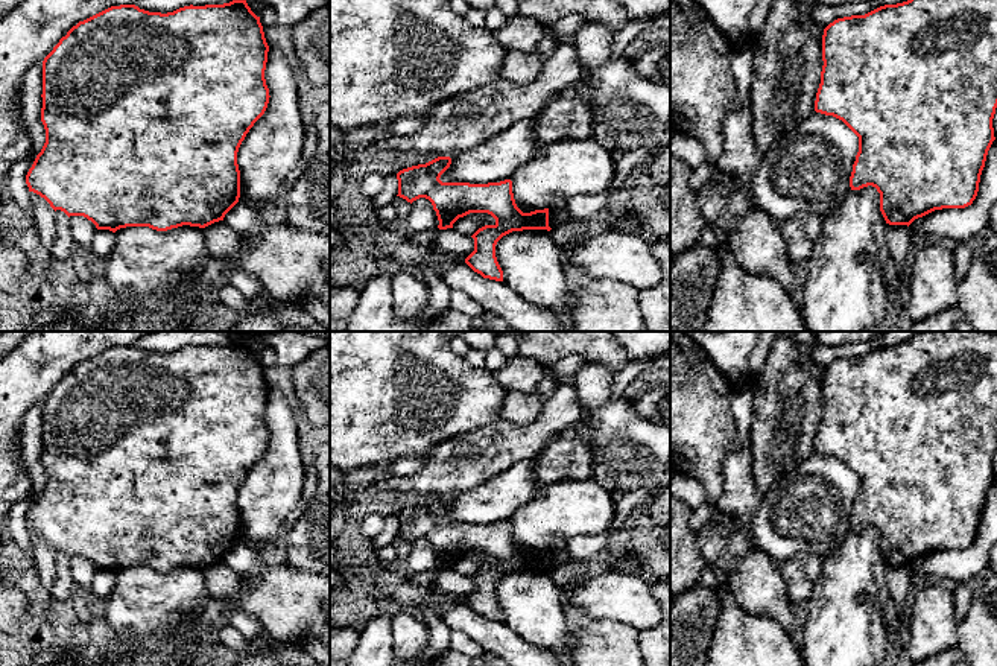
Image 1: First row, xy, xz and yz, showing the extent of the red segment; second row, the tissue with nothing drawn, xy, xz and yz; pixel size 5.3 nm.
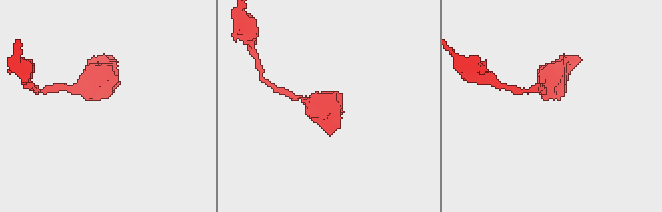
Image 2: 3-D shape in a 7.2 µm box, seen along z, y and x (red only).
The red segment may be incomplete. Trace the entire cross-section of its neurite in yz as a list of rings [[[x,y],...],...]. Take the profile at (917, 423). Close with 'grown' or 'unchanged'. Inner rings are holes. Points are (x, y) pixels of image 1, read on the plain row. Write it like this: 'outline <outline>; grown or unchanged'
outline [[[918,331],[907,342],[837,359],[824,369],[822,401],[815,452],[842,461],[859,477],[850,528],[875,528],[886,564],[909,567],[935,550],[973,544],[988,491],[995,480],[995,331]]]; unchanged

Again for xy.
outline [[[246,341],[205,347],[190,345],[167,354],[149,353],[135,345],[120,345],[79,362],[43,401],[41,462],[46,470],[46,484],[26,515],[29,532],[44,538],[55,552],[61,550],[68,558],[84,557],[97,570],[109,570],[112,573],[126,567],[149,567],[157,572],[167,572],[182,566],[205,569],[223,561],[240,538],[239,488],[269,444],[271,436],[264,420],[267,392],[269,386],[260,357],[251,351]]]; unchanged

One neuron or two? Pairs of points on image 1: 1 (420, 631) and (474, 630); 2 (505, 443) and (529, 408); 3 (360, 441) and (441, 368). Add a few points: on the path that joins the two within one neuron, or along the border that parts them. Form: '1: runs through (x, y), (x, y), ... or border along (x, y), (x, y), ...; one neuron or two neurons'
1: border along (409, 610), (426, 618); two neurons
2: border along (546, 402), (541, 412), (523, 424), (502, 418); two neurons
3: runs through (380, 421), (411, 391), (421, 388); one neuron

